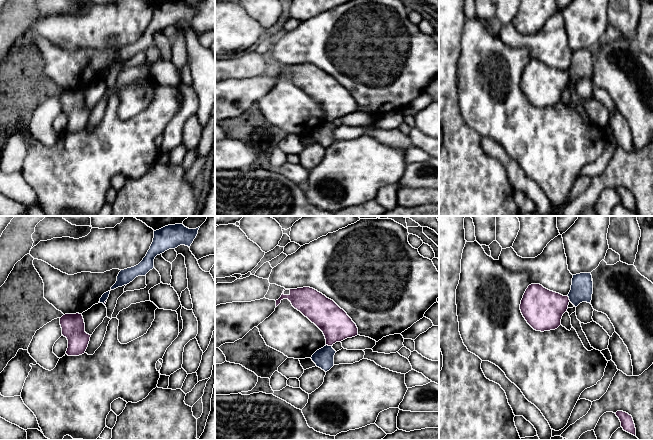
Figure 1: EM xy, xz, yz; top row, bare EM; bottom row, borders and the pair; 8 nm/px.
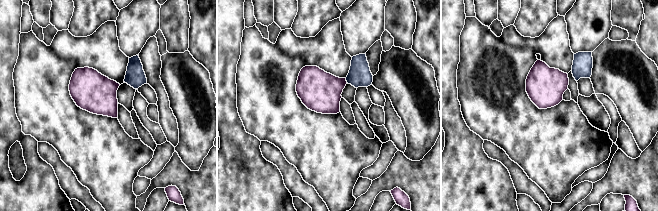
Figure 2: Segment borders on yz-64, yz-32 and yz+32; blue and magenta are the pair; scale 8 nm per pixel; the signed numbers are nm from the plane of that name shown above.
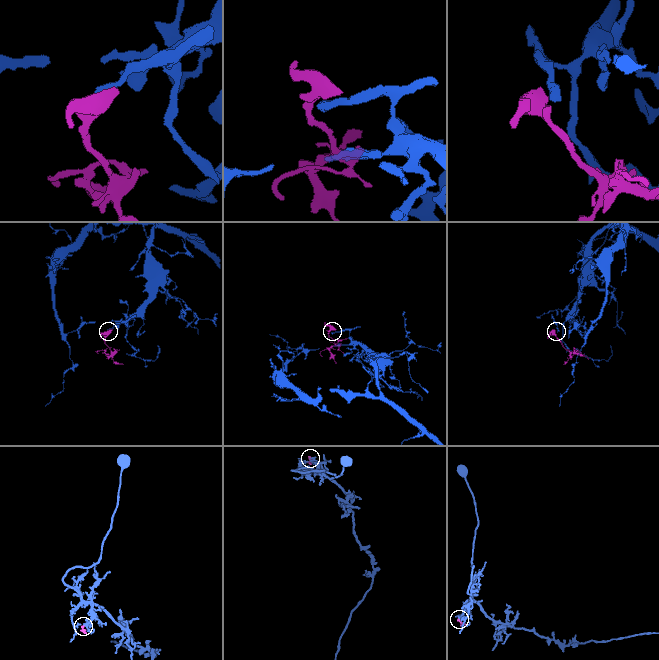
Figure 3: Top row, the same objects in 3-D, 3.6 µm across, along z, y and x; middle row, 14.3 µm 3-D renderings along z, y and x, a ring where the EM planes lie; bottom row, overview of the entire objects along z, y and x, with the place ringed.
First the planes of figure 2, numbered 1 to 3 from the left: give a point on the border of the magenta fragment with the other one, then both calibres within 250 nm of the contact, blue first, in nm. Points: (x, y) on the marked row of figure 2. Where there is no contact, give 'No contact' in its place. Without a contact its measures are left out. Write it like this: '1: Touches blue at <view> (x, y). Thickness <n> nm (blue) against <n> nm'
1: No contact
2: Touches blue at yz-32 (346, 80). Thickness 180 nm (blue) against 320 nm
3: No contact

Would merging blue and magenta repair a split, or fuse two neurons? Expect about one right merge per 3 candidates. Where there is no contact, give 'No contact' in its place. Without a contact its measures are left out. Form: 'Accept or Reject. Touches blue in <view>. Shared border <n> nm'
Reject. Touches blue in xz. Shared border 50 nm

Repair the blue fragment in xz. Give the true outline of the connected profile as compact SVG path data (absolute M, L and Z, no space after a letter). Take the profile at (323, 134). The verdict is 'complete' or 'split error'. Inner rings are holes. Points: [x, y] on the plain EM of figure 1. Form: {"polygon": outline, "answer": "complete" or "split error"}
{"polygon": "M324 122L317 126L311 133L312 137L317 143L321 144L325 148L329 147L334 142L334 131L336 127L332 122Z", "answer": "complete"}

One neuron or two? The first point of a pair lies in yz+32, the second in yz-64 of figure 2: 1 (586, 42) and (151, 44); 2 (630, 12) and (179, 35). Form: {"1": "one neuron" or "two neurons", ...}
{"1": "two neurons", "2": "one neuron"}

